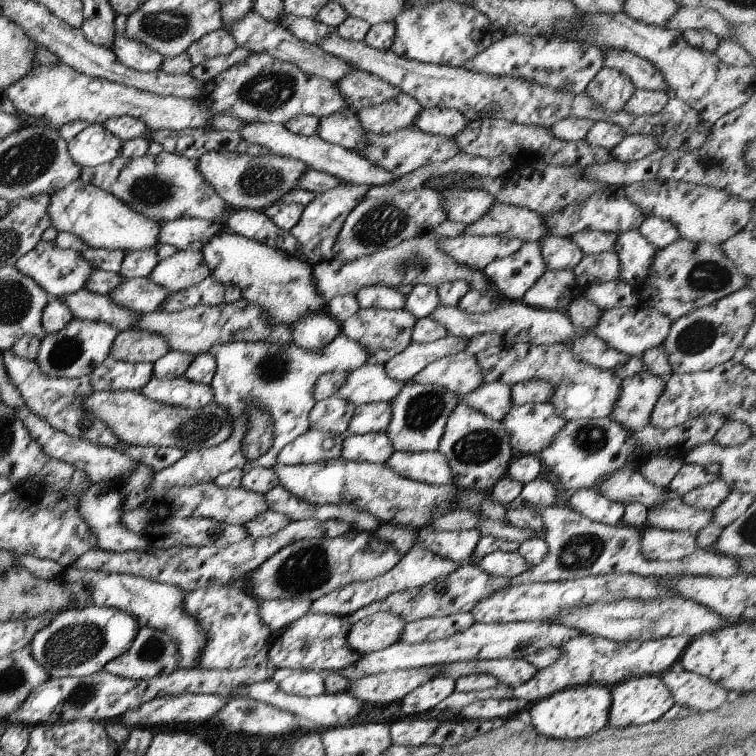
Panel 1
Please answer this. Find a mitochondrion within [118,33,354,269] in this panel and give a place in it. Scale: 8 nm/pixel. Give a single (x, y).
(271, 91)

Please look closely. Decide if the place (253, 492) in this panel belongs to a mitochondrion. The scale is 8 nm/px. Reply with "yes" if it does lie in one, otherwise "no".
no

